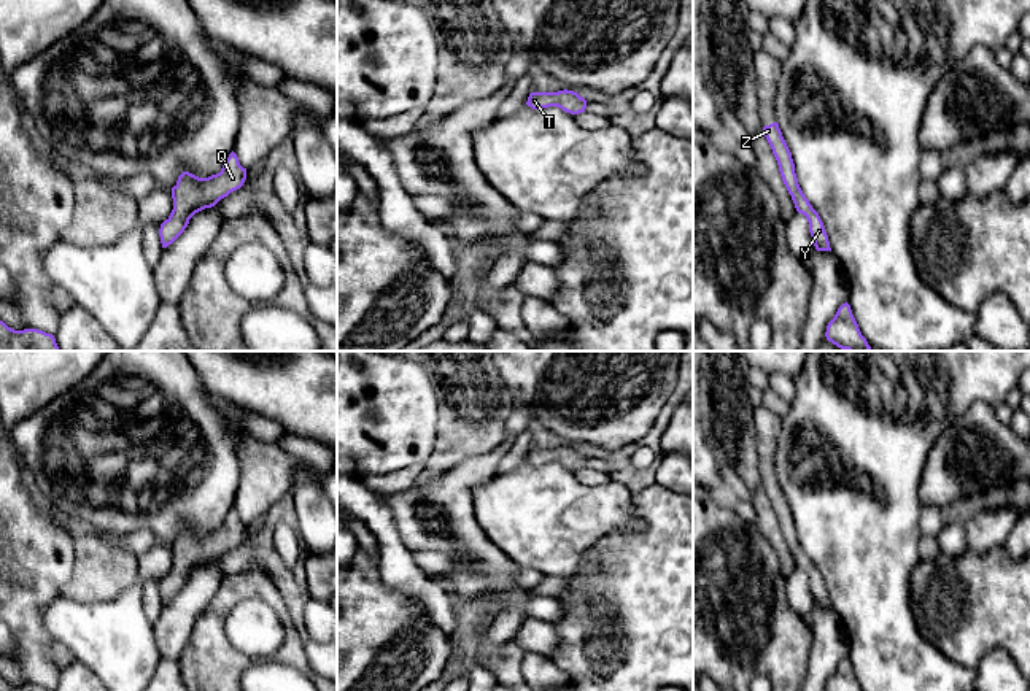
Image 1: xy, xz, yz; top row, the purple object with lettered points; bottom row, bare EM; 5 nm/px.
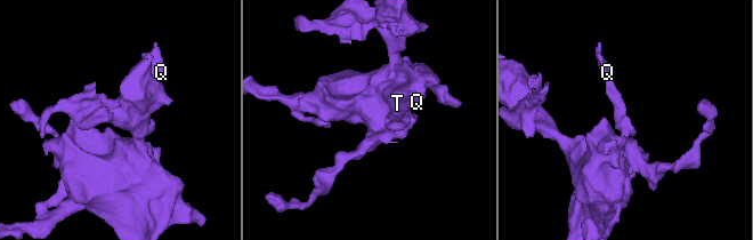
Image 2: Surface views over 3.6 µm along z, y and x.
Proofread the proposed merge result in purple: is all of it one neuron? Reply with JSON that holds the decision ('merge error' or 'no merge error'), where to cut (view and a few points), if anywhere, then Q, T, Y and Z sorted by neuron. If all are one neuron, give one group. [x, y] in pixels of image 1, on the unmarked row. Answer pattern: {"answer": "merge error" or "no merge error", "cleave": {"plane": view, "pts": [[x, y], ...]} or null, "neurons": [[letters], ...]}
{"answer": "no merge error", "cleave": null, "neurons": [["Q", "T", "Y", "Z"]]}

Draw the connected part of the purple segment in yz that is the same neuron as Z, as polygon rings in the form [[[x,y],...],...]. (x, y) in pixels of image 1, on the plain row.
[[[772,478],[769,481],[765,481],[763,491],[766,492],[766,496],[772,505],[772,510],[779,521],[782,537],[784,537],[788,550],[792,551],[796,567],[804,570],[809,578],[809,588],[811,588],[815,605],[817,607],[831,607],[828,591],[825,588],[825,583],[823,583],[823,578],[822,578],[819,569],[812,564],[812,561],[809,559],[809,556],[806,554],[806,551],[803,550],[803,546],[798,540],[792,508],[782,492],[779,480]]]

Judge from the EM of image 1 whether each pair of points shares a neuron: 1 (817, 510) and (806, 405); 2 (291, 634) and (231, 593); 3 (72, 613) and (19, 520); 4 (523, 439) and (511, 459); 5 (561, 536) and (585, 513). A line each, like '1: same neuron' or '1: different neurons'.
1: same neuron
2: same neuron
3: different neurons
4: same neuron
5: same neuron

